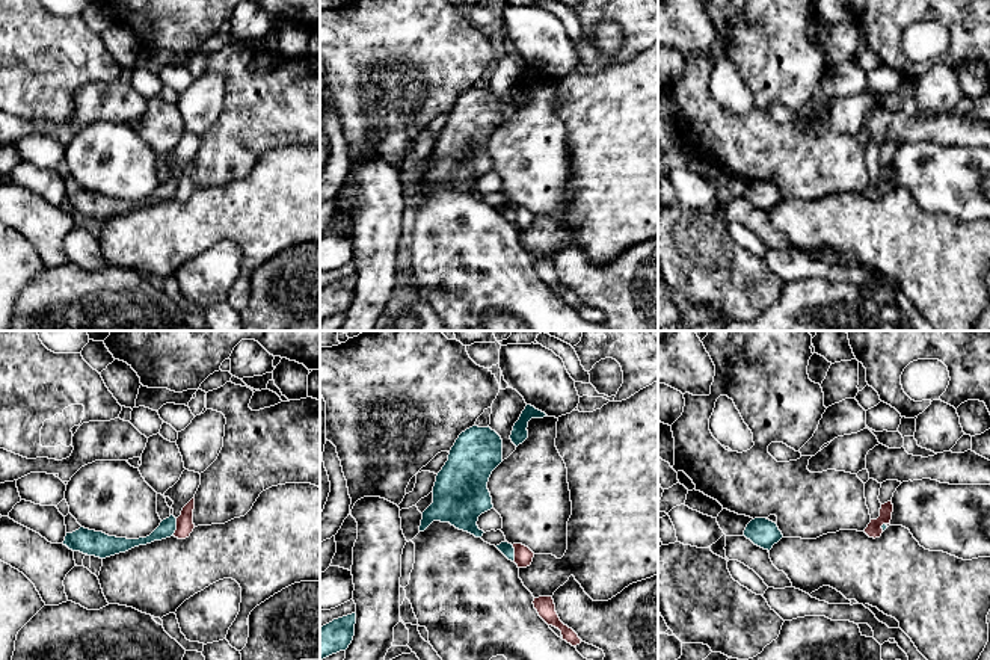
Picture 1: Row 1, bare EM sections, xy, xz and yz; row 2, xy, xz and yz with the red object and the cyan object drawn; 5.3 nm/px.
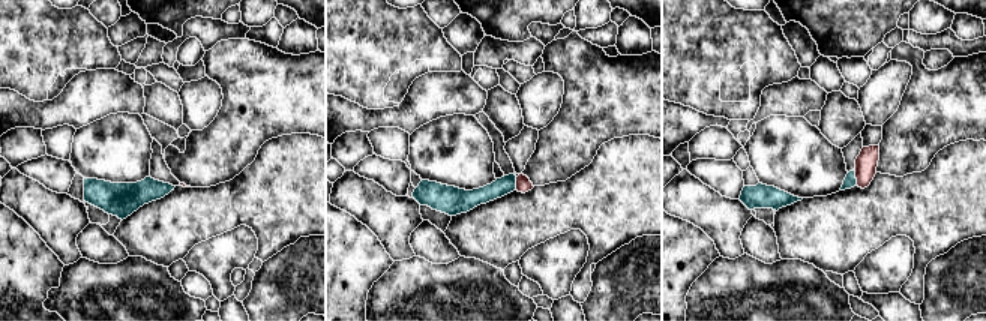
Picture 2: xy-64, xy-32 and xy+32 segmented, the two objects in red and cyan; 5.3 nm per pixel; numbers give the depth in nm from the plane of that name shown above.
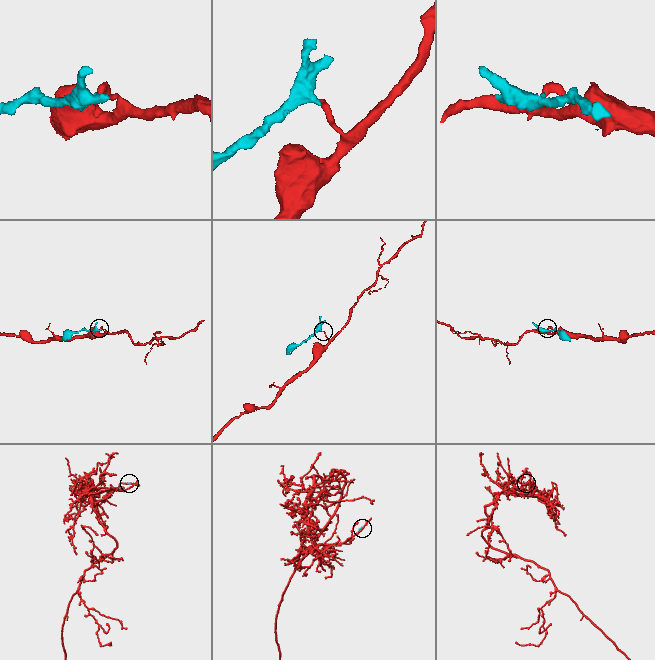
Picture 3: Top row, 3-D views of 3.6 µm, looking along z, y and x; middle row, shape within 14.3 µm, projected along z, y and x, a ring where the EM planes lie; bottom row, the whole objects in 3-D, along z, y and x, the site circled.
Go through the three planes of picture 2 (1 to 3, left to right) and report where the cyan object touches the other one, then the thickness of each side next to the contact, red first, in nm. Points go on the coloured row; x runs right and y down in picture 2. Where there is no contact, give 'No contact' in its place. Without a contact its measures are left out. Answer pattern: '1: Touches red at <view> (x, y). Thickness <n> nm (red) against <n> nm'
1: No contact
2: Touches red at xy-32 (517, 183). Thickness 80 nm (red) against 100 nm
3: Touches red at xy+32 (856, 177). Thickness 120 nm (red) against 70 nm

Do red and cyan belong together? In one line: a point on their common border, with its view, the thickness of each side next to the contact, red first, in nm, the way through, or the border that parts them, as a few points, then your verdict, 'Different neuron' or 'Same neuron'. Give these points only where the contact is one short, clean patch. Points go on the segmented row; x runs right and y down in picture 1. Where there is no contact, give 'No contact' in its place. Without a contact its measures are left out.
Touches red at xy (177, 527). Thickness 100 nm (red) against 90 nm. Boundary: xy (177, 518), (177, 527), (172, 535). Different neuron

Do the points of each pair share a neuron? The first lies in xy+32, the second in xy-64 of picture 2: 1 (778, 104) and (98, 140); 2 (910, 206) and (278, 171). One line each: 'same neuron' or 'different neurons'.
1: different neurons
2: same neuron

